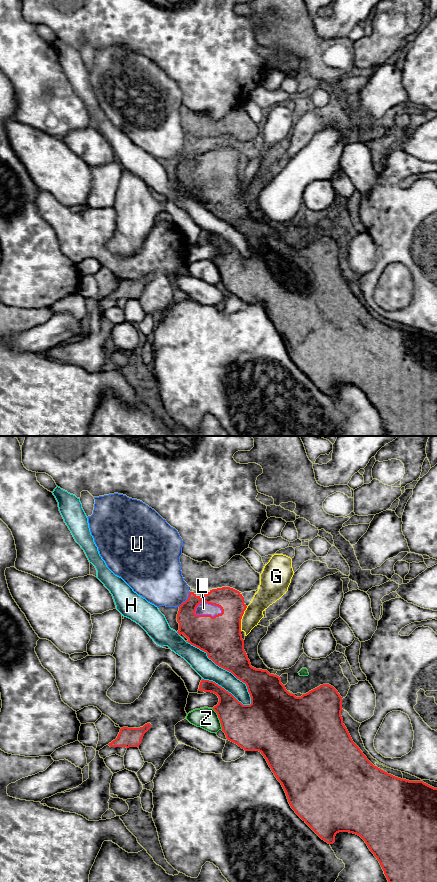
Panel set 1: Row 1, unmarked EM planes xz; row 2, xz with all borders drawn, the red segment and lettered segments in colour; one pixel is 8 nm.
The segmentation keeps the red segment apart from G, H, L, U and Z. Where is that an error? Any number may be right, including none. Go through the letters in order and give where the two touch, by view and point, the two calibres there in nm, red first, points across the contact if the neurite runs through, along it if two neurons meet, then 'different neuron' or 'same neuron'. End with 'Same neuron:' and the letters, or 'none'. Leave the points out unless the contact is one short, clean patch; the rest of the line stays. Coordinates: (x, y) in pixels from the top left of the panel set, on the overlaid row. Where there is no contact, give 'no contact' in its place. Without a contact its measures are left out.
G: xz (241, 618) | 340/150 nm | along xz (247, 606), (241, 619), (241, 631) | different neuron
H: xz (224, 668) | 320/160 nm | different neuron
L: xz (208, 615) | 340/100 nm | across xz (220, 637), (208, 615), (203, 608) | same neuron
U: xz (187, 599) | 220/360 nm | different neuron
Z: xz (219, 719) | 360/170 nm | different neuron
Same neuron: L

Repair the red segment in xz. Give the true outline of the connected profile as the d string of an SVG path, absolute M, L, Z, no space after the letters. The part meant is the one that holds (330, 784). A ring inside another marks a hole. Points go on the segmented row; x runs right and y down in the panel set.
M222 587L212 589L202 597L197 596L194 592L189 592L188 599L179 606L177 614L177 622L179 623L177 633L180 636L183 634L188 639L186 642L206 652L208 658L216 665L231 672L247 686L251 697L251 704L243 705L231 693L215 682L204 679L200 682L198 691L211 692L219 698L219 702L213 707L213 710L218 715L222 731L225 733L227 740L237 744L245 751L259 751L264 756L275 777L281 783L291 808L322 840L328 844L333 844L335 842L335 836L339 832L356 834L365 841L370 851L377 858L388 882L437 882L437 788L423 781L409 781L395 777L374 766L353 742L347 728L343 724L343 718L341 716L343 699L333 686L323 684L303 694L301 697L296 697L295 694L291 694L286 690L279 676L270 674L267 670L252 667L244 650L244 640L241 635L241 619L246 608L247 606L244 603L244 597L241 592L230 587Z

